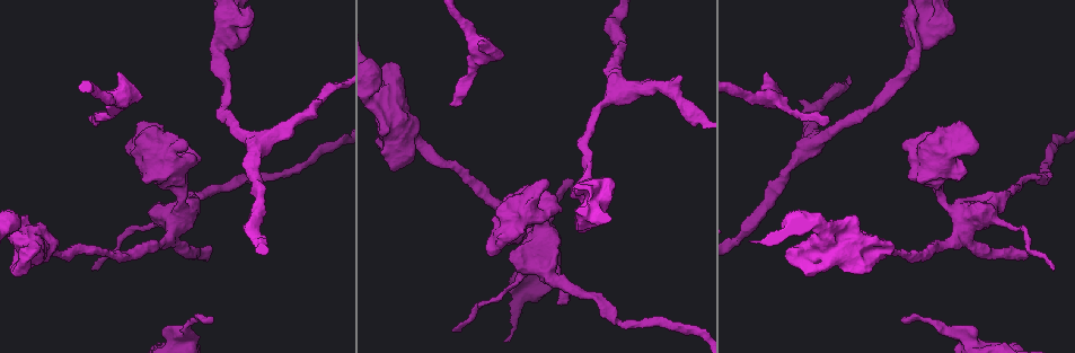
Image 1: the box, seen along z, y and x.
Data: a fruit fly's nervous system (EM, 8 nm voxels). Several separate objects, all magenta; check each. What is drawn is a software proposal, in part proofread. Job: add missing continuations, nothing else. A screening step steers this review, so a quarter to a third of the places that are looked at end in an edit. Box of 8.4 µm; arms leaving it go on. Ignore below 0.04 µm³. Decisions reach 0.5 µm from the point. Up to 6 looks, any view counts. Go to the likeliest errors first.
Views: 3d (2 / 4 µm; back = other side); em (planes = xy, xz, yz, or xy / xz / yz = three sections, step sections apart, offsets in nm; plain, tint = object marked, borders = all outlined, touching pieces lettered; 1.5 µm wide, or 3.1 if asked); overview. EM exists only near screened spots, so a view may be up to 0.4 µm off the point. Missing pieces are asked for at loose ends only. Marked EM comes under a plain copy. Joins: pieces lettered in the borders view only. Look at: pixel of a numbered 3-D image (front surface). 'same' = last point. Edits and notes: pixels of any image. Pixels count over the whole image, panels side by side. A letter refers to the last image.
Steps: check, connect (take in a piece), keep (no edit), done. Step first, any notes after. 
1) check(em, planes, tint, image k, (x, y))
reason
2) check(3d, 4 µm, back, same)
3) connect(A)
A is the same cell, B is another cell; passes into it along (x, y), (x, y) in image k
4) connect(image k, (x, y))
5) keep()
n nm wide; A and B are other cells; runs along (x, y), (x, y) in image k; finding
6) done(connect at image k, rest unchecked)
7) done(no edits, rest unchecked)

check(em, yz, step 8, tint, image 1, (91, 120))
branch stops here

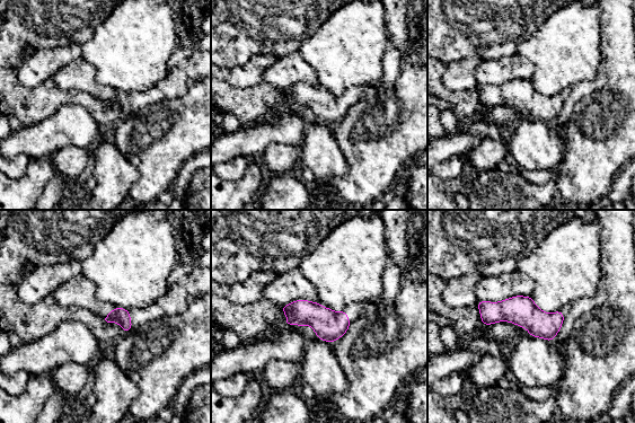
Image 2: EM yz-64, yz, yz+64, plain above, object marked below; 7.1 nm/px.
check(em, planes, borders, same)

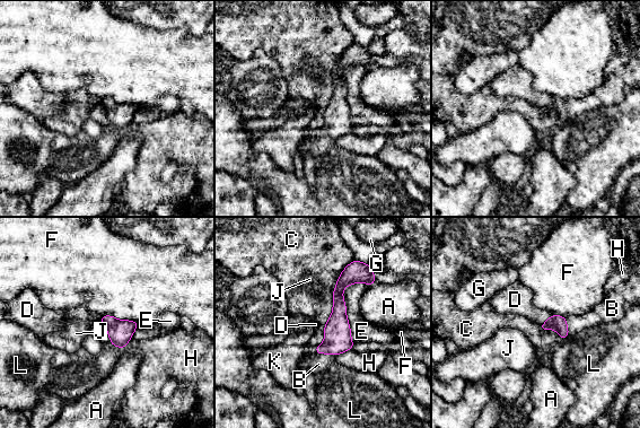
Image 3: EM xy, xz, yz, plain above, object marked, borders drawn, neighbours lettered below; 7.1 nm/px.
connect(B)
B is the same cell, A, C, D, E, F, G, H, J, K and L are other cells; passes into it along (338, 340), (324, 352), (318, 364) in image 3; it goes on there

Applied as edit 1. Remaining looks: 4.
check(3d, 4 µm, image 1, (212, 317))
an open end

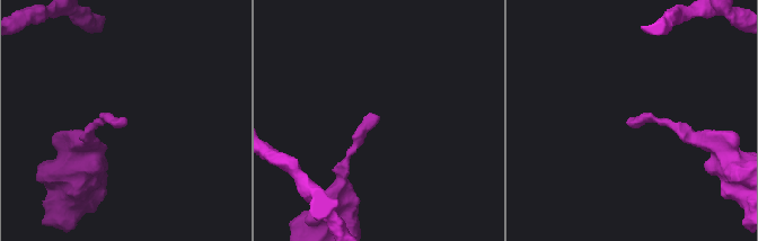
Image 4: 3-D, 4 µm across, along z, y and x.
check(em, planes, borders, image 4, (376, 119))
need the tissue

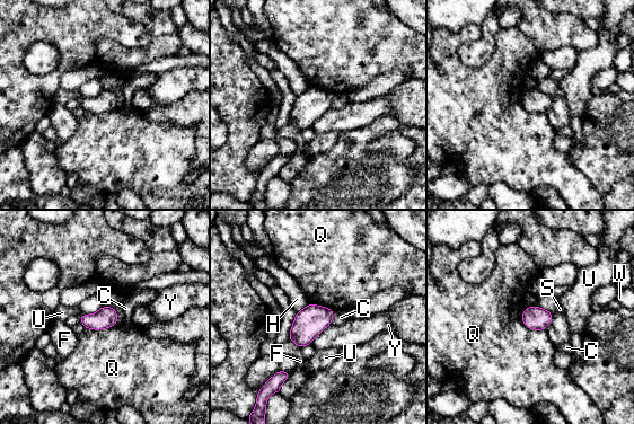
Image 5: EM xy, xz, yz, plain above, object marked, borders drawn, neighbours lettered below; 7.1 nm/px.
keep()
150 nm wide; Q touches over 220 nm; C, F, H, Q, S, U, W and Y are other cells; no lettered piece goes on from it

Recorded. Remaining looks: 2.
check(3d, 2 µm, image 1, (557, 302))
branch stops here

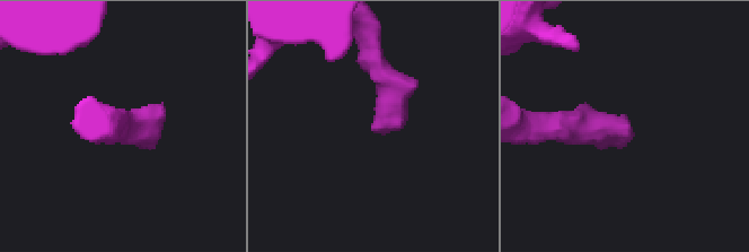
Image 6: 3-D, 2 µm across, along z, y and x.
check(em, planes, borders, image 6, (371, 124))
need the tissue

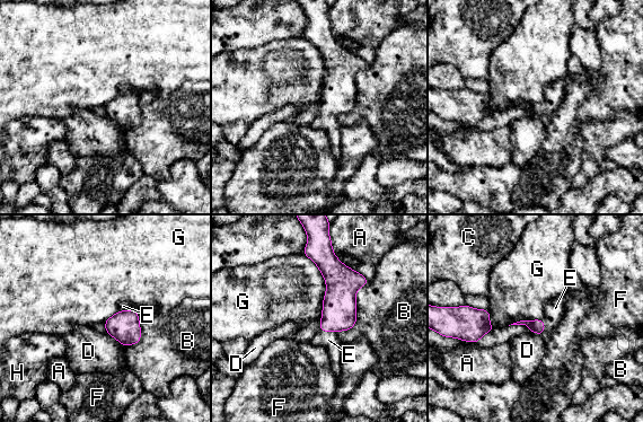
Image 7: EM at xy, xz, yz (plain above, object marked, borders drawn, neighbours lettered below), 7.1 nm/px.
connect(E)
E is the same cell, A, B, C, D, F, G and H are other cells; passes into it along (338, 313), (327, 331), (328, 340) in image 7; the cell continues

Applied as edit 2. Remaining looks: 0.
done(connect at image 3, connect at image 7, rest unchecked)

